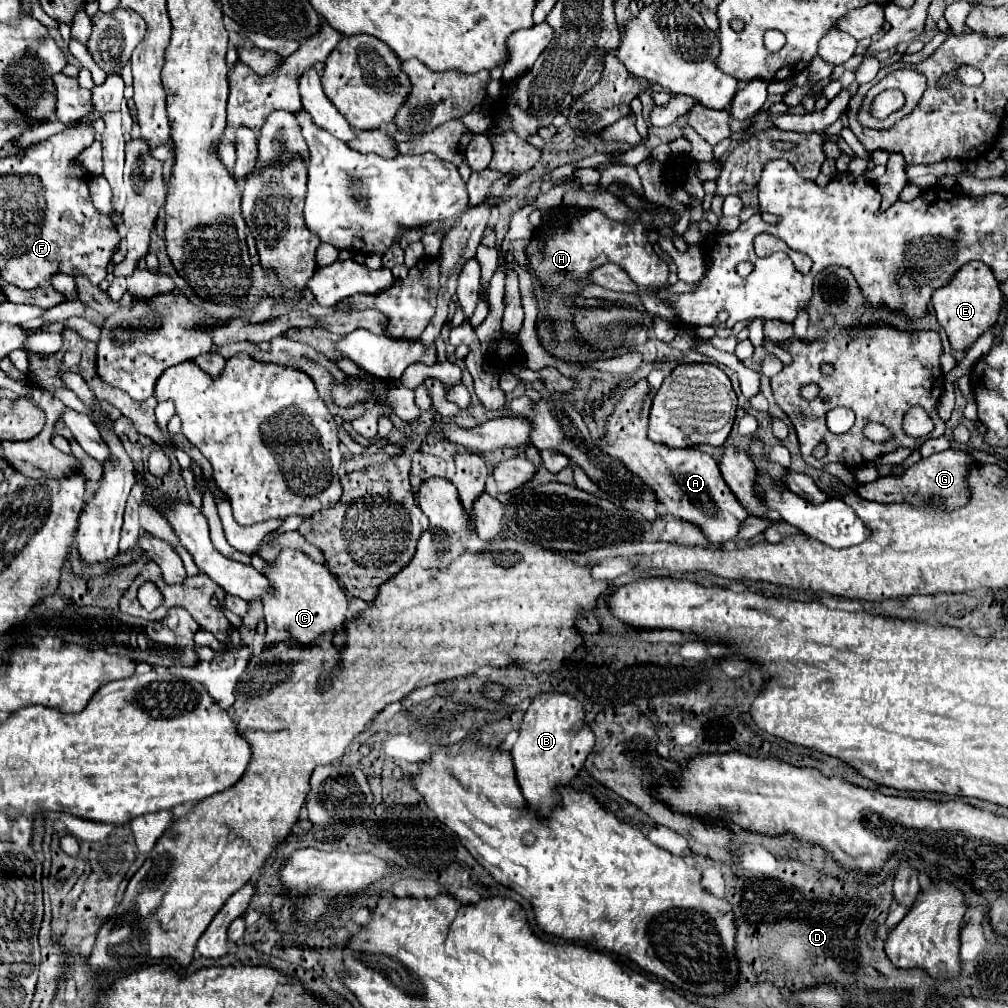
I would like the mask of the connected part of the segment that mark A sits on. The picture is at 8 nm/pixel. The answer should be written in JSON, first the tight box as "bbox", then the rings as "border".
{"bbox":[602,380,748,544],"border":[[[646,380],[634,384],[626,396],[616,404],[614,414],[608,418],[608,428],[602,438],[602,450],[620,460],[630,472],[640,476],[658,496],[664,512],[698,526],[710,544],[726,544],[740,532],[740,524],[748,518],[748,512],[740,506],[728,484],[724,482],[718,462],[698,448],[668,448],[648,438],[648,410]]]}

